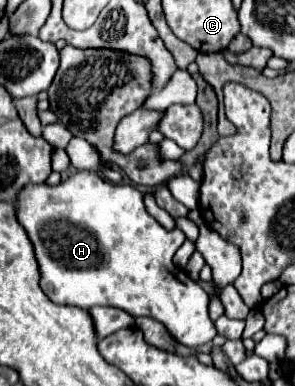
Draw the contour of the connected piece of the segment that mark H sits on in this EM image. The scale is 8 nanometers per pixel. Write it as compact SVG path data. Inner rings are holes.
M78 171L74 173L72 177L68 177L64 183L56 185L56 187L50 187L50 185L30 185L30 189L22 191L22 197L16 201L16 205L20 207L18 209L18 219L22 221L22 227L26 229L26 233L30 233L30 241L34 243L34 249L36 249L36 257L38 257L38 265L40 265L40 287L42 291L58 305L76 305L76 307L82 307L82 309L90 309L90 307L96 307L96 305L110 305L110 307L118 307L118 309L124 309L126 313L134 315L134 317L152 317L156 321L160 321L168 333L182 345L186 347L196 347L196 345L204 345L204 343L210 343L214 337L216 337L216 329L214 329L214 323L212 319L206 315L206 305L208 305L208 293L198 285L194 283L192 279L186 277L186 273L182 269L178 269L174 263L172 263L172 255L176 253L176 249L186 241L186 235L182 233L182 229L176 225L172 231L164 229L154 217L150 217L144 209L144 203L142 203L142 193L132 187L132 185L112 185L110 181L102 179L98 173L92 173L92 171Z

